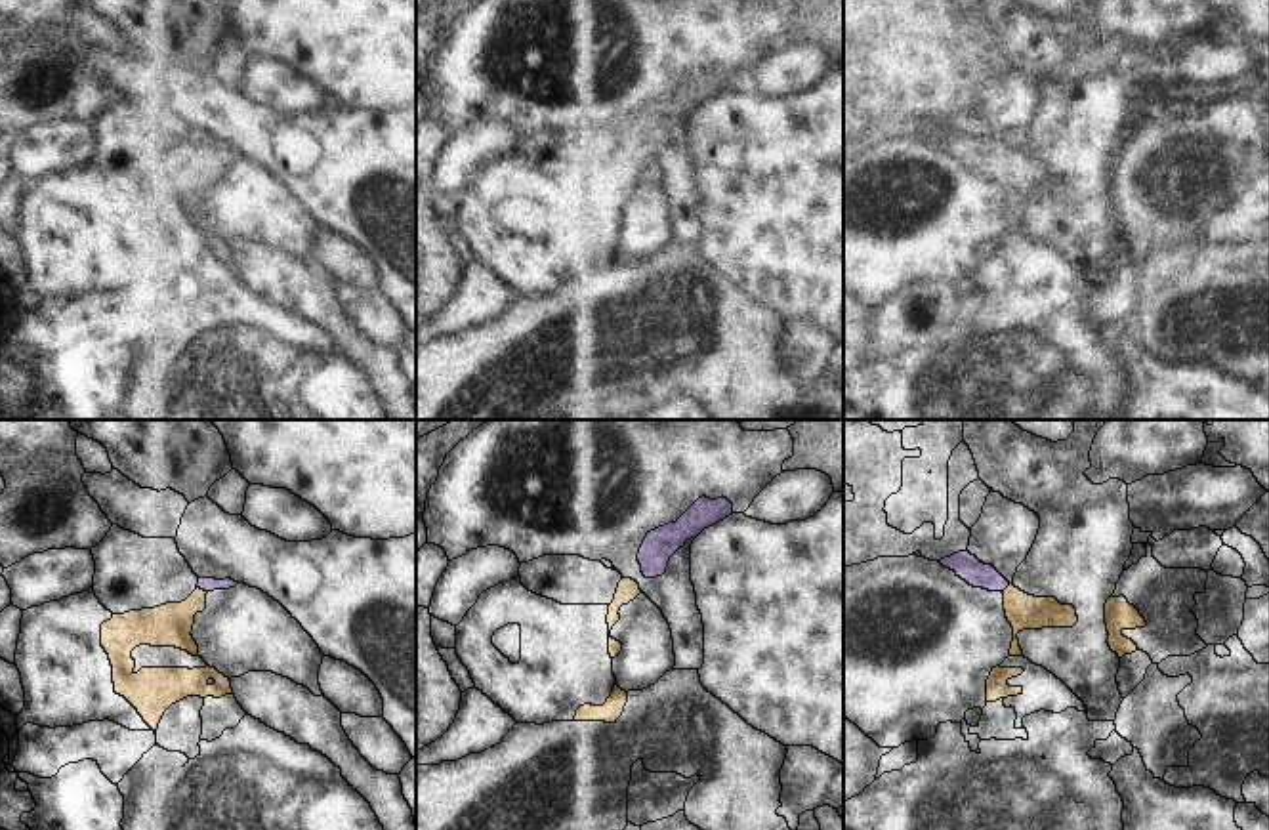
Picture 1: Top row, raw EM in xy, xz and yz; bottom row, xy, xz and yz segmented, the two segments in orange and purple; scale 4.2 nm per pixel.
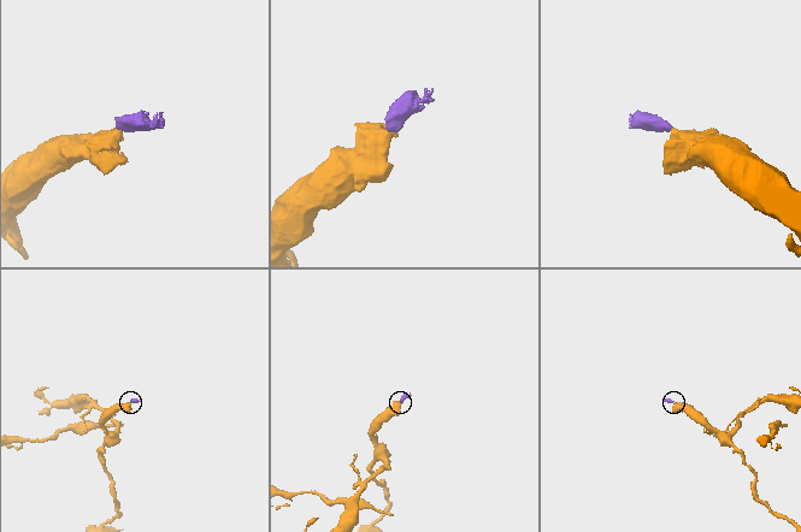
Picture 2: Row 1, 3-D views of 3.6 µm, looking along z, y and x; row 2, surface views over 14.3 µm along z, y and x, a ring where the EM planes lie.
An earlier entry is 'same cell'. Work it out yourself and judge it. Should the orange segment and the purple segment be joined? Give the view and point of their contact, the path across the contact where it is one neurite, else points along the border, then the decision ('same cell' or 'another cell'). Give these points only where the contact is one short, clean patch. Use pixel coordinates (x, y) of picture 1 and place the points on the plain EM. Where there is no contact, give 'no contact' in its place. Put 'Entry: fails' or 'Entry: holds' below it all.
meets orange in xy at (203, 163); runs through xy (170, 197), (203, 163), (208, 157); same cell
Entry: holds

